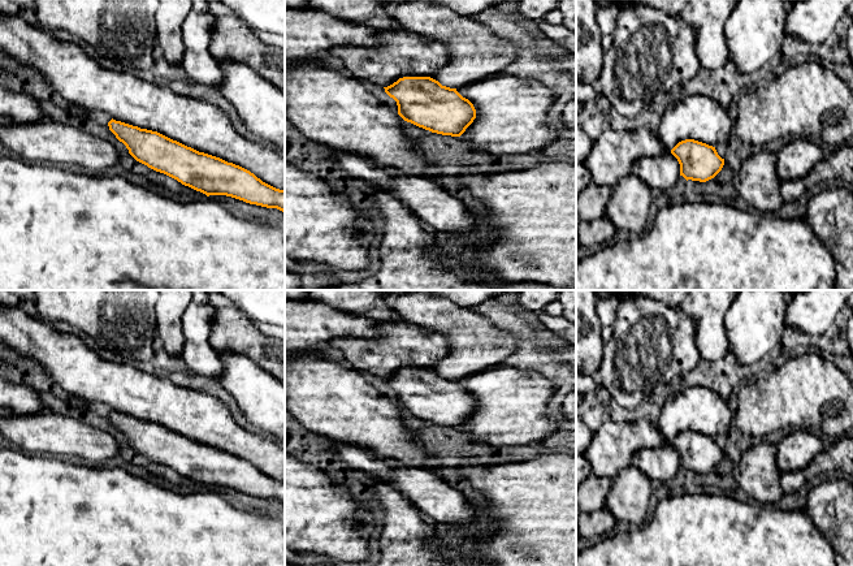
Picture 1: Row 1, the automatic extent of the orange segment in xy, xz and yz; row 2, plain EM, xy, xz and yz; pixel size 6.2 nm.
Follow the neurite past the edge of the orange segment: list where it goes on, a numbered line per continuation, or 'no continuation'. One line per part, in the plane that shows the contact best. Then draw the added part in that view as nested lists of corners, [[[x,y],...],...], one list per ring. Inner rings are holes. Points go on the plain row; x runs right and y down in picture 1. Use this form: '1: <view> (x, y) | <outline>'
1: xy (74, 367) | [[[0,306],[0,345],[38,363],[64,396],[100,402],[116,412],[157,423],[199,444],[239,457],[263,474],[285,481],[285,444],[243,428],[215,396],[143,372],[134,363],[107,360],[77,334],[60,332],[52,324],[29,316],[21,307]]]

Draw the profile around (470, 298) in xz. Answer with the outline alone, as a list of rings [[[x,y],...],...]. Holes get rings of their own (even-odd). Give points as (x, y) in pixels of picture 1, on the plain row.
[[[425,290],[426,293],[443,295],[455,304],[472,307],[481,302],[494,299],[495,297],[518,290]]]

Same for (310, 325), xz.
[[[285,290],[285,351],[315,351],[330,353],[332,345],[339,338],[380,338],[380,321],[367,319],[363,315],[346,314],[342,310],[333,308],[329,304],[307,299],[308,290]]]

